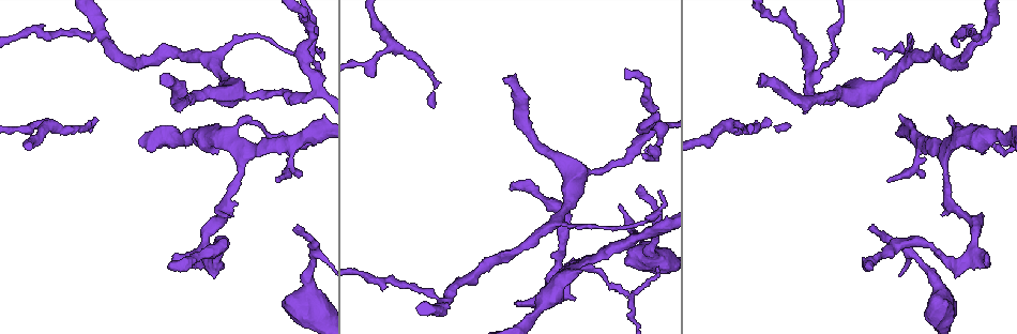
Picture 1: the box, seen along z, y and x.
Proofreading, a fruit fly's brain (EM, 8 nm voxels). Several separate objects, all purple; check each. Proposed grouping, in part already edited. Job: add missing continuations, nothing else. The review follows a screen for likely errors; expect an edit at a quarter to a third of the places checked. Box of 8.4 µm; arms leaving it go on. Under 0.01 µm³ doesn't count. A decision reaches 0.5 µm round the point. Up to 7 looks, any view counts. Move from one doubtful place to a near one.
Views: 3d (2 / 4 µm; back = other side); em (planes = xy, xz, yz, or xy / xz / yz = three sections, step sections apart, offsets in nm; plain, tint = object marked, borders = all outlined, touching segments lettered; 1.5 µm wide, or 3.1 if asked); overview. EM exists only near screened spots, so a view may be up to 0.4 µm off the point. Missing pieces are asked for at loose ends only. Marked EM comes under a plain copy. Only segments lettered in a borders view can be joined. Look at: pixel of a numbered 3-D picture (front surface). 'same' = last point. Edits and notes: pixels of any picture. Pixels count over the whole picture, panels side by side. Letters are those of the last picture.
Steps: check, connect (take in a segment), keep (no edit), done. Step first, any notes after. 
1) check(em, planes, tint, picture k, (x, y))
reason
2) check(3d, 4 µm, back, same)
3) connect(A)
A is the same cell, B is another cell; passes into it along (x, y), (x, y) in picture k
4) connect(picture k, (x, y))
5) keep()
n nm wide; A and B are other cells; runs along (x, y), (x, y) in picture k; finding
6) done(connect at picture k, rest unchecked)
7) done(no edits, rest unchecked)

check(em, xy, step 8, borders, picture 1, (161, 76))
free end

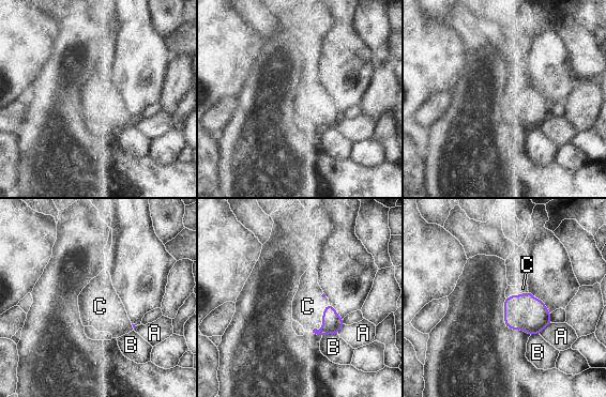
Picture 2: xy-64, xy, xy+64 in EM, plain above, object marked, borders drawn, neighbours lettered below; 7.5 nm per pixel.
check(em, planes, borders, same)

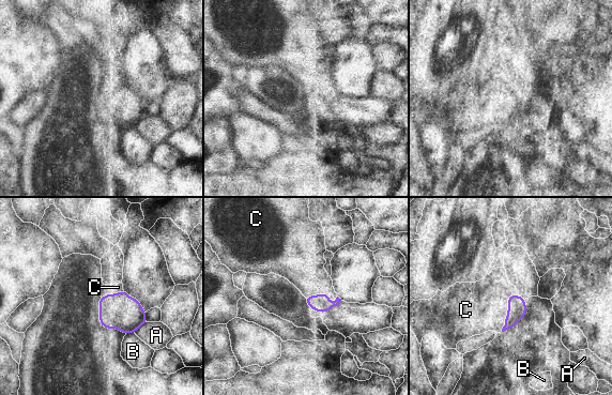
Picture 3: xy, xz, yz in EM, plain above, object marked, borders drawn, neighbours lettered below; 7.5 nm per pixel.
connect(C)
C is the same cell, A and B are other cells; it goes on there

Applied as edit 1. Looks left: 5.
check(overview)
redraw

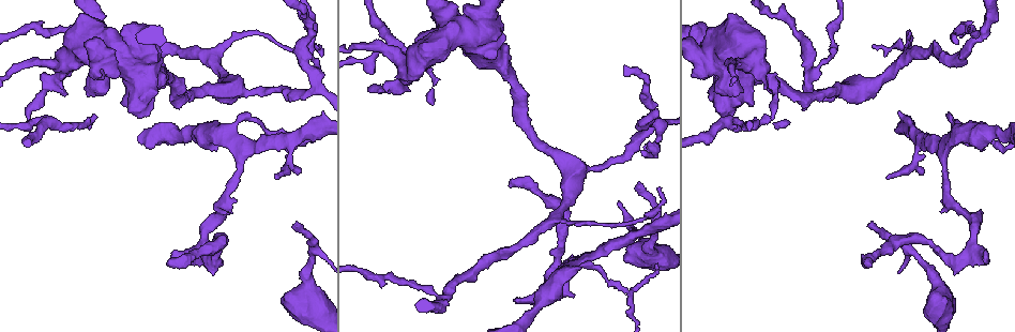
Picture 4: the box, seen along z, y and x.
check(em, yz, step 4, borders, picture 4, (89, 120))
an open end

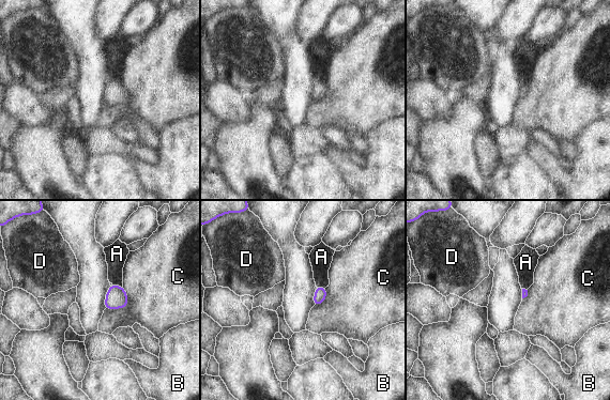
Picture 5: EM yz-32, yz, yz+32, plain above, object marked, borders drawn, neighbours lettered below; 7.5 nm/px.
keep()
A, B, C and D are other cells; border along (123, 287), (127, 304), (105, 309) in picture 5; no lettered segment goes on from it

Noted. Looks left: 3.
check(em, planes, borders, picture 4, (870, 222))

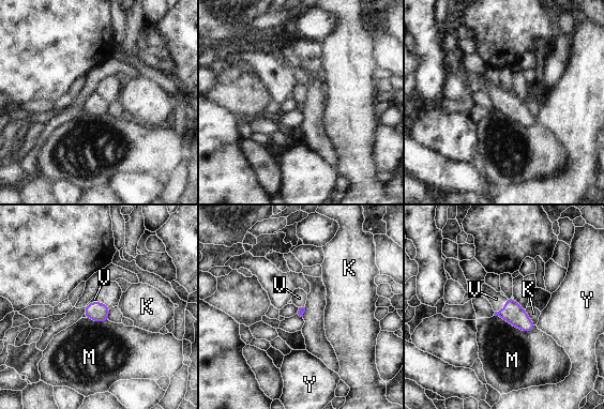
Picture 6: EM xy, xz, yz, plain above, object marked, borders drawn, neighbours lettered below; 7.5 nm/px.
connect(V)
V is the same cell, K, M and Y are other cells; passes into it along (513, 314), (504, 307), (496, 299) in picture 6; it goes on there

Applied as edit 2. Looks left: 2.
done(connect at picture 3, connect at picture 6, rest unchecked)

